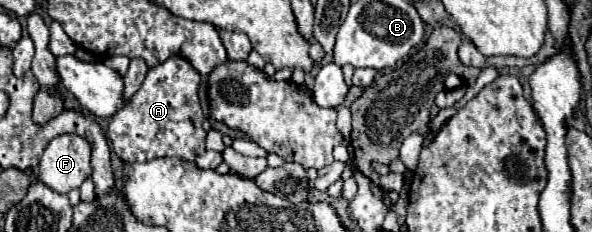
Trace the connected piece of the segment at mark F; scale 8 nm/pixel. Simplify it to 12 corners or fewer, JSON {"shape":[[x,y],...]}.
{"shape":[[76,133],[54,137],[38,179],[58,193],[90,173],[90,143]]}

